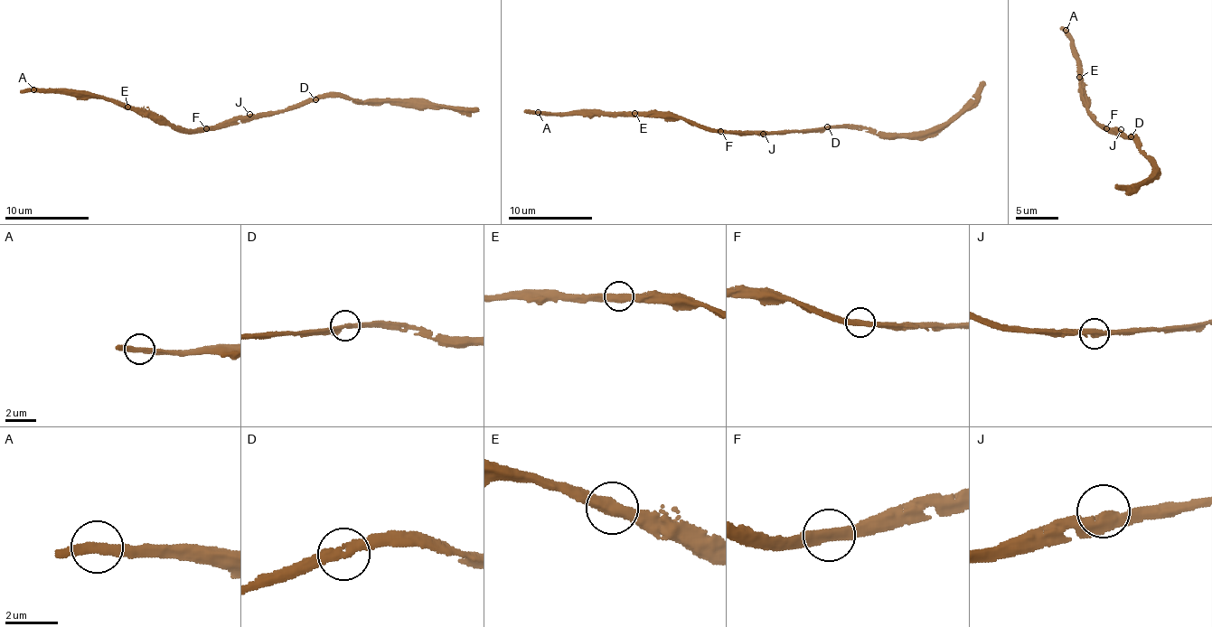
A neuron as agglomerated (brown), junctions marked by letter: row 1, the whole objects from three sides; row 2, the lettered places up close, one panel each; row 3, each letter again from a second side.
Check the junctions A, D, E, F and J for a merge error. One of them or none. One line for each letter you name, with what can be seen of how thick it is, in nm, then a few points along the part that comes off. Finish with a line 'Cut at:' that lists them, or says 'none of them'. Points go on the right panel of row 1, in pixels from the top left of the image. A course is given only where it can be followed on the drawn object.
Cut at: none of them

